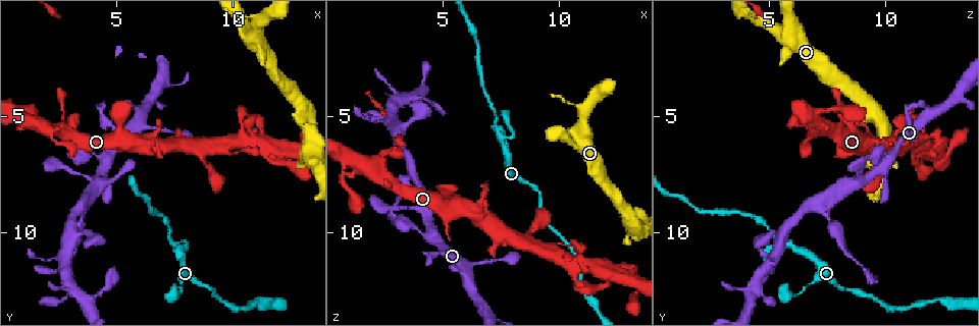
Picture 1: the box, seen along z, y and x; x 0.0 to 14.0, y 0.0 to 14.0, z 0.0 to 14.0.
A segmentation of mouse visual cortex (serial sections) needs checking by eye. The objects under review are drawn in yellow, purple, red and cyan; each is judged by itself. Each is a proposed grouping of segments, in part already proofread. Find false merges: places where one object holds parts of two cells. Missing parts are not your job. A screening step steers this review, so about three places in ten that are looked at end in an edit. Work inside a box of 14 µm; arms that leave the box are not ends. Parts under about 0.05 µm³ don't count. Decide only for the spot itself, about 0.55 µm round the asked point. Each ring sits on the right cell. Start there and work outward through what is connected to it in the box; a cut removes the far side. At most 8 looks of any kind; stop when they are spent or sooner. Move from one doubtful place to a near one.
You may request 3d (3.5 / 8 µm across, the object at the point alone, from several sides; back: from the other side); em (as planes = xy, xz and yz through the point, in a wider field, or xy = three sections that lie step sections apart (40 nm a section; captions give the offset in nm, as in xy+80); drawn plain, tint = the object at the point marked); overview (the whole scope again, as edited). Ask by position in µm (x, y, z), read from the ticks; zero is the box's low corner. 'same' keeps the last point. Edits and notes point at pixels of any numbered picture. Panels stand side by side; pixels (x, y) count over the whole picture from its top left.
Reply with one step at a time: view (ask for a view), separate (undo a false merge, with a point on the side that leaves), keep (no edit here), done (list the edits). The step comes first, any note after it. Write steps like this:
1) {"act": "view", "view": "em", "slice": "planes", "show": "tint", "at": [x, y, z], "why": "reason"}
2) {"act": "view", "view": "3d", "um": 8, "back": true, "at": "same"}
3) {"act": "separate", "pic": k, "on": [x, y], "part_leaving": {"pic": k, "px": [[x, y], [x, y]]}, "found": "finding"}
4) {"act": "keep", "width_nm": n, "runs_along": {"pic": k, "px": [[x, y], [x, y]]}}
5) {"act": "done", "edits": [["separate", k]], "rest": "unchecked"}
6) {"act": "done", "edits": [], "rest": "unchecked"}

{"act": "view", "view": "3d", "um": 3.5, "at": [7.7, 12.4, 6.6], "why": "sudden change in width"}

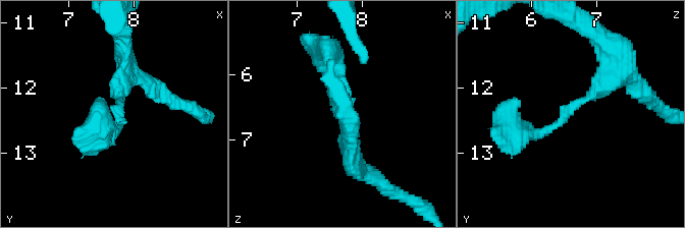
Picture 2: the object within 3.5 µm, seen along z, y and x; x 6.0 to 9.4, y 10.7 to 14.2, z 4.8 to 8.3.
{"act": "view", "view": "em", "slice": "xy", "step": 1, "show": "tint", "at": [7.85, 12.35, 6.60], "arm_widths_nm": [150, 300]}

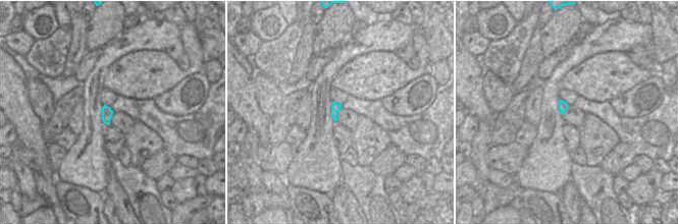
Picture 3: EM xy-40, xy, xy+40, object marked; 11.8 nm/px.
{"act": "keep", "runs_along": {"pic": 2, "px": [[624, 67], [559, 123], [538, 132], [514, 129]]}, "found": "one cell here"}

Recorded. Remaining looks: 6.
{"act": "view", "view": "3d", "um": 3.5, "at": [2.6, 4.6, 8.1], "why": "thick turns thin"}

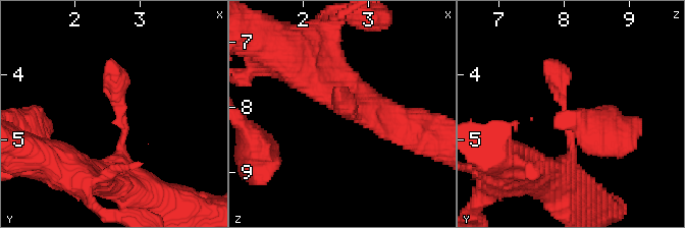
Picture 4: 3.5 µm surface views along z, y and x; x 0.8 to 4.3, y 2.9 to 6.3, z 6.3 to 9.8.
{"act": "view", "view": "em", "slice": "xy", "step": 3, "show": "tint", "at": [2.70, 4.60, 8.05]}

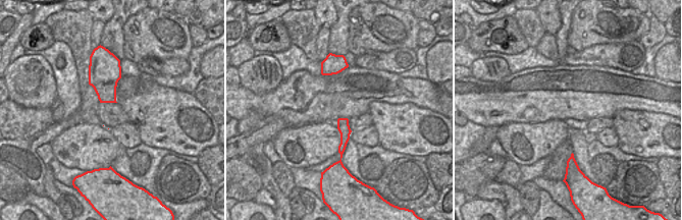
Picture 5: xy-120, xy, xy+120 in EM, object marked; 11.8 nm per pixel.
{"act": "keep", "runs_along": {"pic": 4, "px": [[130, 178], [121, 169], [124, 128], [111, 59]]}, "found": "continuous, no second cell"}

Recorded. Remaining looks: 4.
{"act": "view", "view": "3d", "um": 3.5, "at": [10.7, 1.6, 5.9], "why": "sharp bend"}

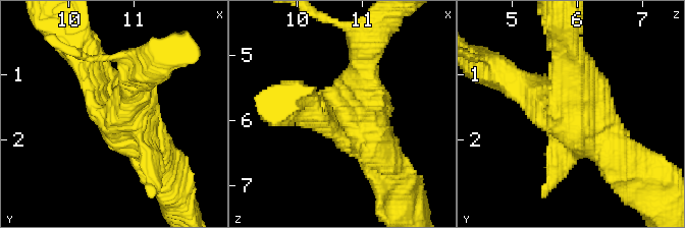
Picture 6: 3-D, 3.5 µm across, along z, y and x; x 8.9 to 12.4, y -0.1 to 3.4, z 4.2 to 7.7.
{"act": "view", "view": "em", "slice": "xy", "step": 3, "show": "tint", "at": [10.65, 1.65, 5.95], "arms": 4, "arm_widths_nm": [300, 350, 450, 600], "why": "need the tissue"}

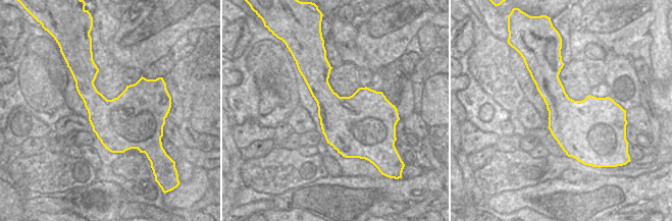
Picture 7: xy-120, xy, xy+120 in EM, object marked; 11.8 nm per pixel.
{"act": "view", "view": "em", "slice": "planes", "show": "tint", "at": "same", "why": "cut it another way"}

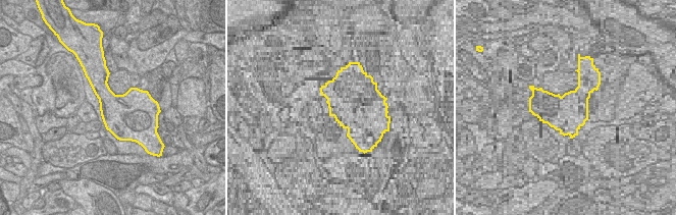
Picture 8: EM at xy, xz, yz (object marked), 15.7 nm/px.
{"act": "keep", "runs_along": {"pic": 6, "px": [[615, 155], [516, 79]]}, "found": "continuous, no second cell"}

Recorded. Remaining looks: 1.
{"act": "done", "edits": [], "rest": "unchecked"}

